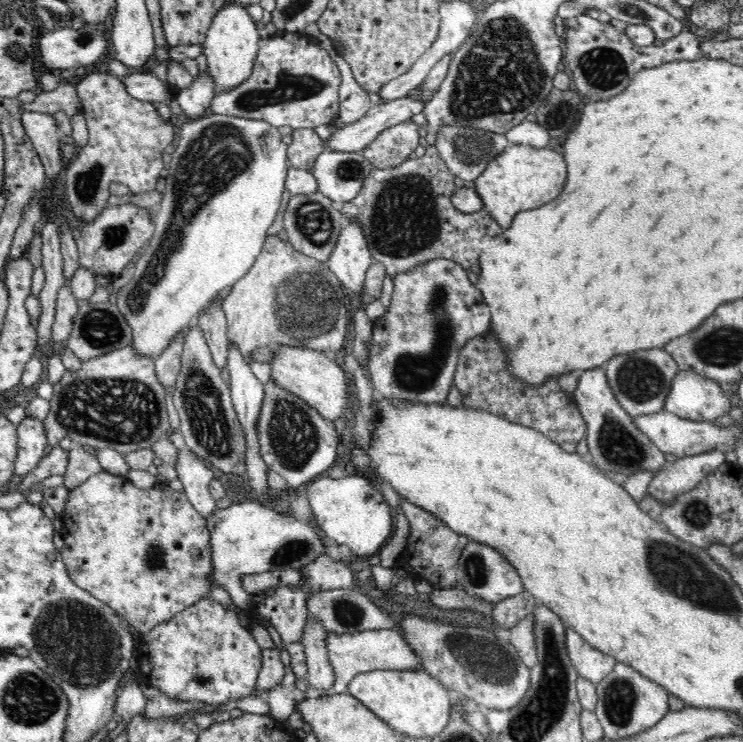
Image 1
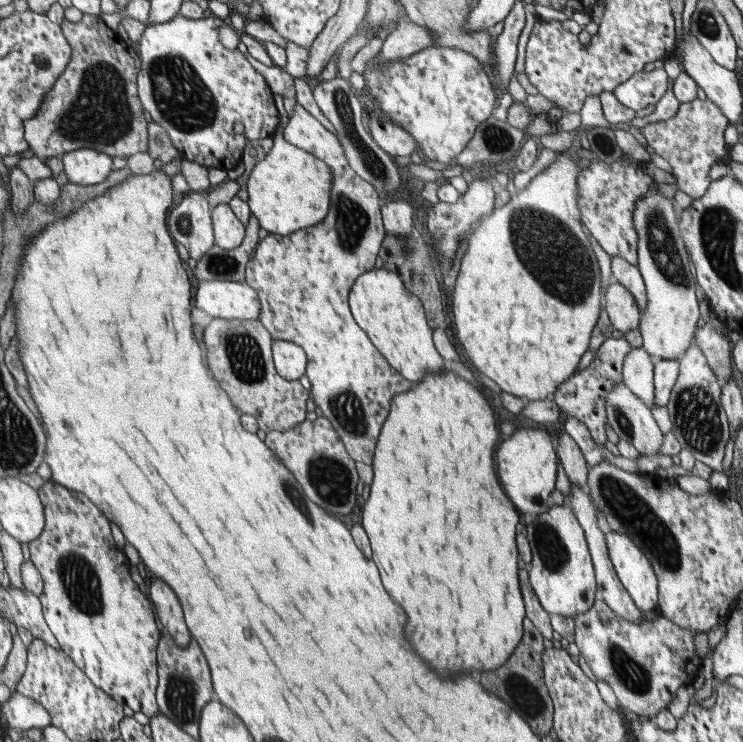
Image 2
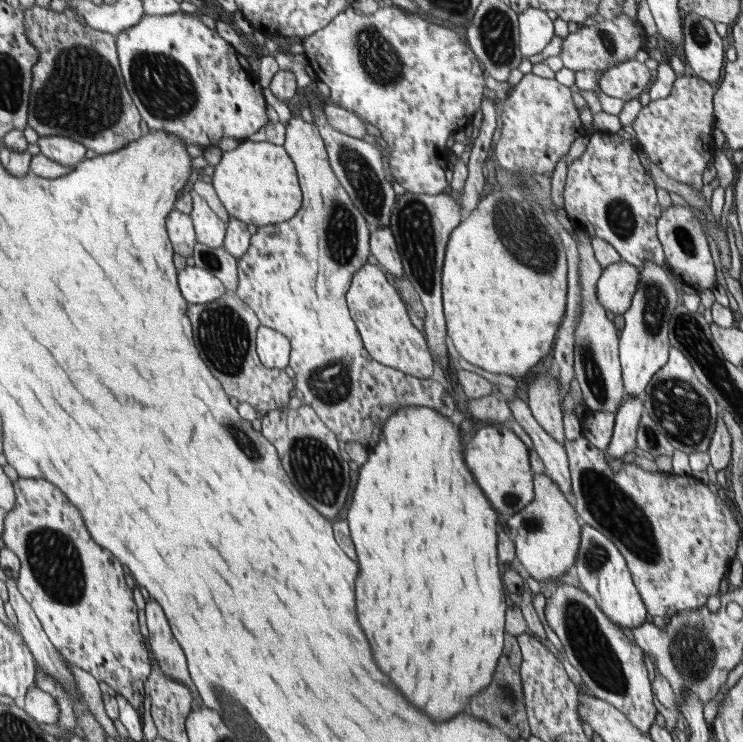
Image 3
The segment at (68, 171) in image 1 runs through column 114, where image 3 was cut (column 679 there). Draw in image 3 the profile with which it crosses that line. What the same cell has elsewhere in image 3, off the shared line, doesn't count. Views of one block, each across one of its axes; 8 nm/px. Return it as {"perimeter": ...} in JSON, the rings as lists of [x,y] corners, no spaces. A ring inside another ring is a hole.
{"perimeter":[[[678,75],[669,96],[644,106],[633,124],[638,145],[649,160],[672,180],[695,189],[702,188],[702,176],[716,153],[712,149],[717,149],[712,137],[714,92],[703,78]]]}

